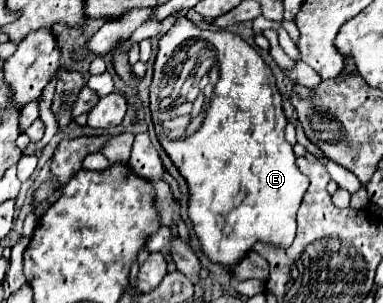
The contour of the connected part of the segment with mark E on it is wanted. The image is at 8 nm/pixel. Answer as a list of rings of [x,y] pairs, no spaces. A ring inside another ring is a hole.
[[[186,17],[176,19],[172,29],[158,39],[154,77],[150,85],[150,109],[162,147],[188,181],[188,215],[204,253],[212,261],[234,265],[256,241],[274,243],[276,247],[288,247],[294,241],[296,211],[306,193],[308,179],[298,171],[292,145],[284,139],[284,127],[288,121],[282,111],[282,97],[274,83],[274,75],[252,45],[232,31],[210,31],[198,27]],[[190,37],[206,39],[214,47],[220,65],[220,79],[208,103],[202,127],[190,137],[168,139],[162,135],[160,123],[160,90],[164,77],[172,73],[172,69],[168,69],[168,59]]]

